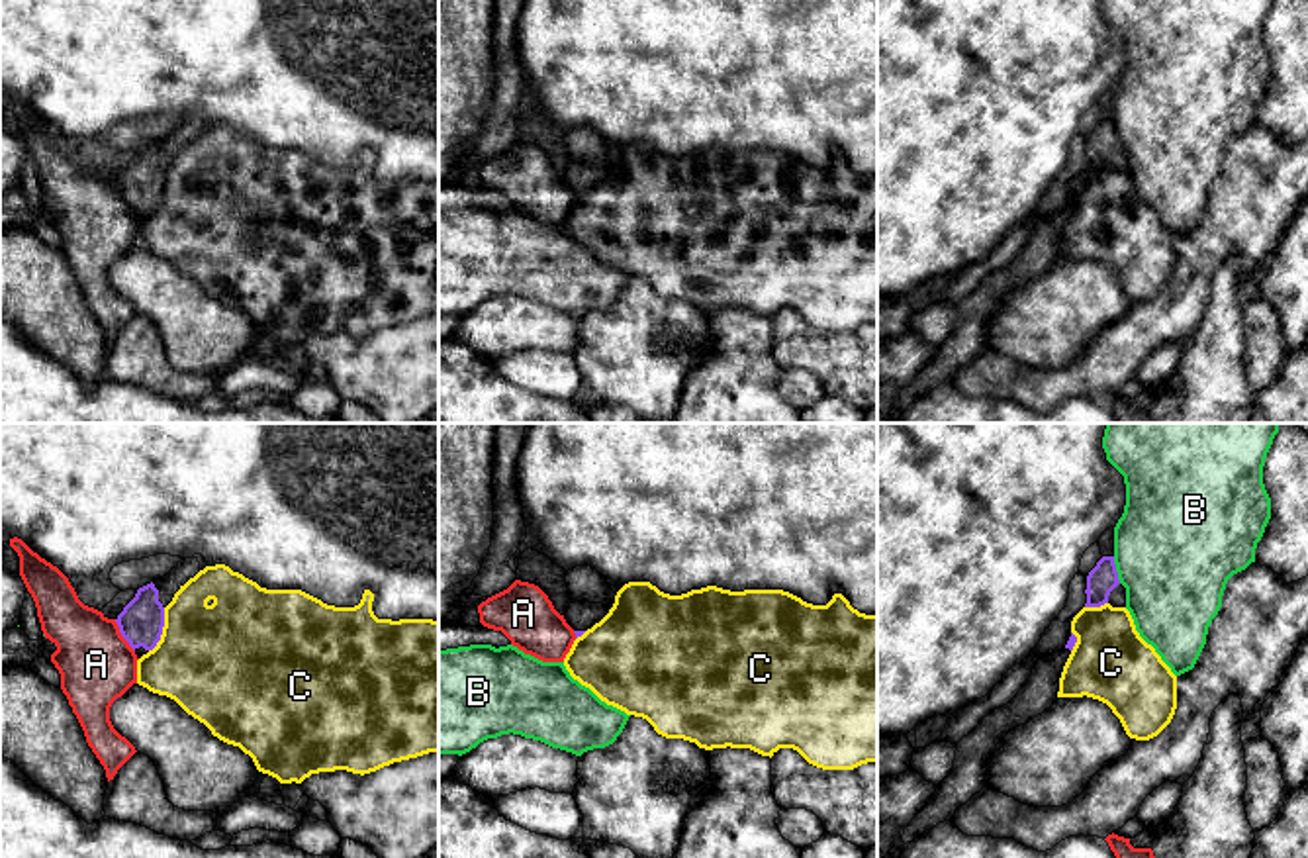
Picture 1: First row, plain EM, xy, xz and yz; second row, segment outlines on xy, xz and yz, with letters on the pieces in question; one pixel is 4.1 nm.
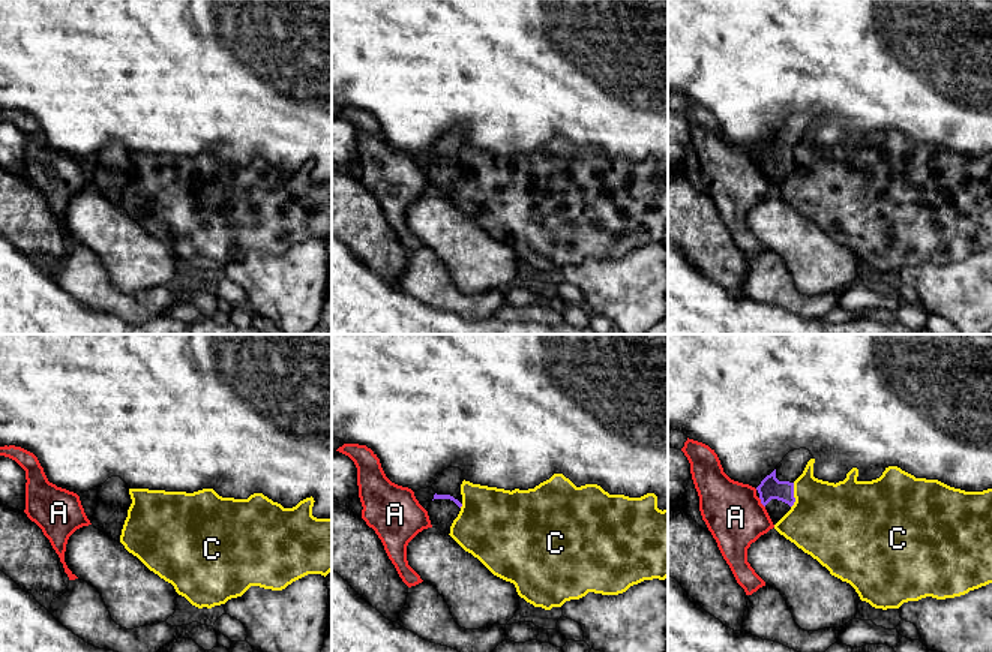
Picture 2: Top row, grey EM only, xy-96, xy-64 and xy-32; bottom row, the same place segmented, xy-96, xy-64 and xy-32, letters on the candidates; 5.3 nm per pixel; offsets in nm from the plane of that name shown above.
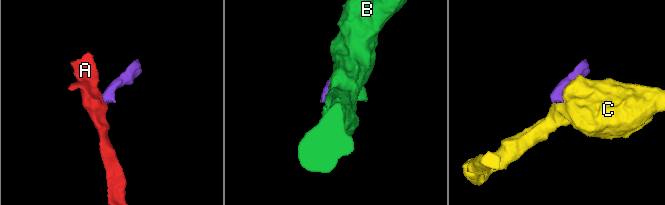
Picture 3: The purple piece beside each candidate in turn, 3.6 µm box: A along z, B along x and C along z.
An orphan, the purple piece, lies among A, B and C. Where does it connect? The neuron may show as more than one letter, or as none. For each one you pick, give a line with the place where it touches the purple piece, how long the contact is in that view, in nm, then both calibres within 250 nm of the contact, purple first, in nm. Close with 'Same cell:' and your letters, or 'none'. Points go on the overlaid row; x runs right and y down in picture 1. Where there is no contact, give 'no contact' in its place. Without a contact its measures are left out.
Same cell: none

